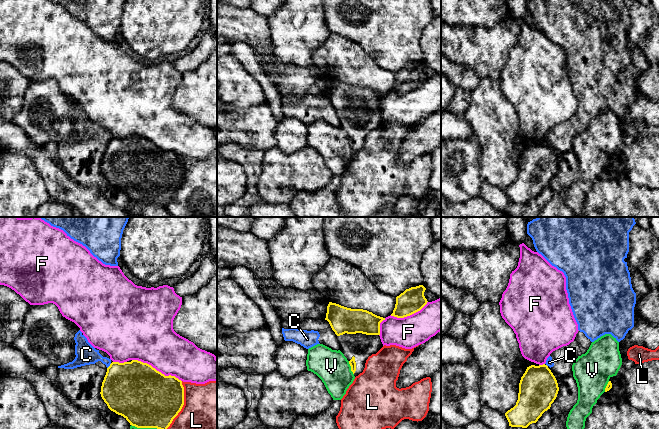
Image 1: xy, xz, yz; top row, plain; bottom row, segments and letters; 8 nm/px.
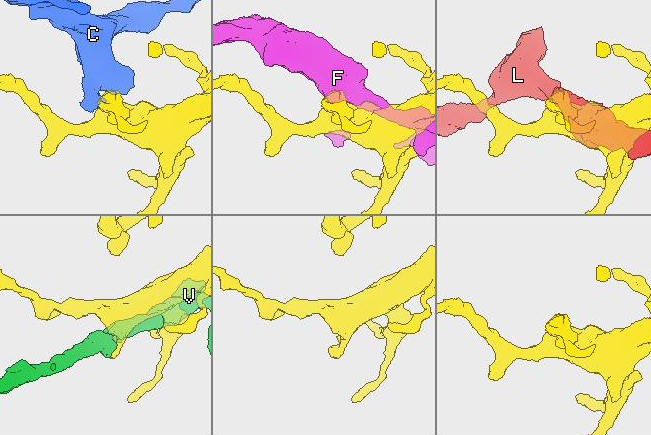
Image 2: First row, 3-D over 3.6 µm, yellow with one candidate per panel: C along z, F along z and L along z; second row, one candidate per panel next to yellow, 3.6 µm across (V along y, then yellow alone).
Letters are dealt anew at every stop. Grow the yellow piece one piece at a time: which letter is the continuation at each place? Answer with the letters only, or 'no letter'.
no letter

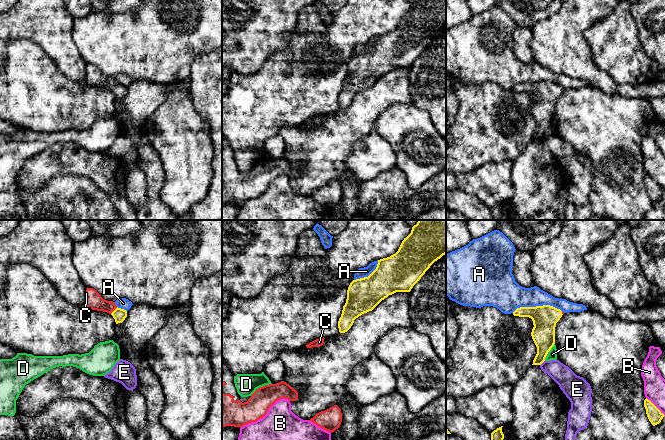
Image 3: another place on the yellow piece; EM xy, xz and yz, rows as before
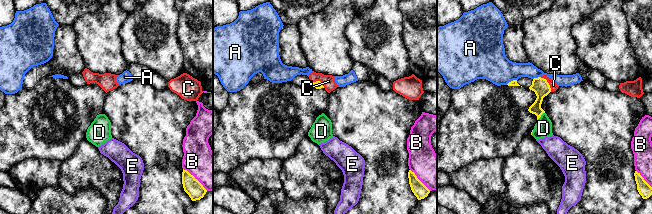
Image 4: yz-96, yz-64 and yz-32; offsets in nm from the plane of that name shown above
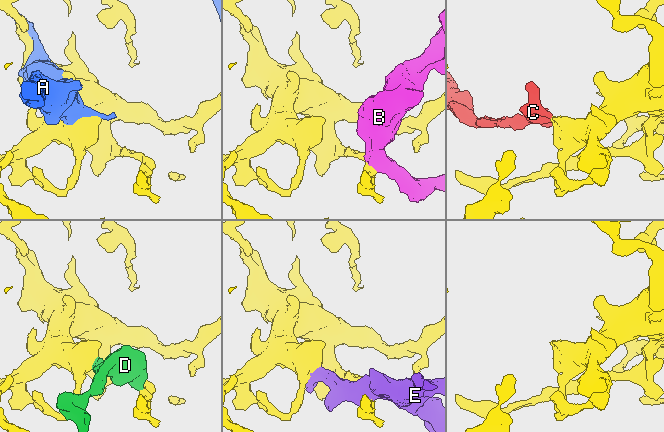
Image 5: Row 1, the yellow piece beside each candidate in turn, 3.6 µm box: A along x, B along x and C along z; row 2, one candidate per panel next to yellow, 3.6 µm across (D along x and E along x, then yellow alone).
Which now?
C

